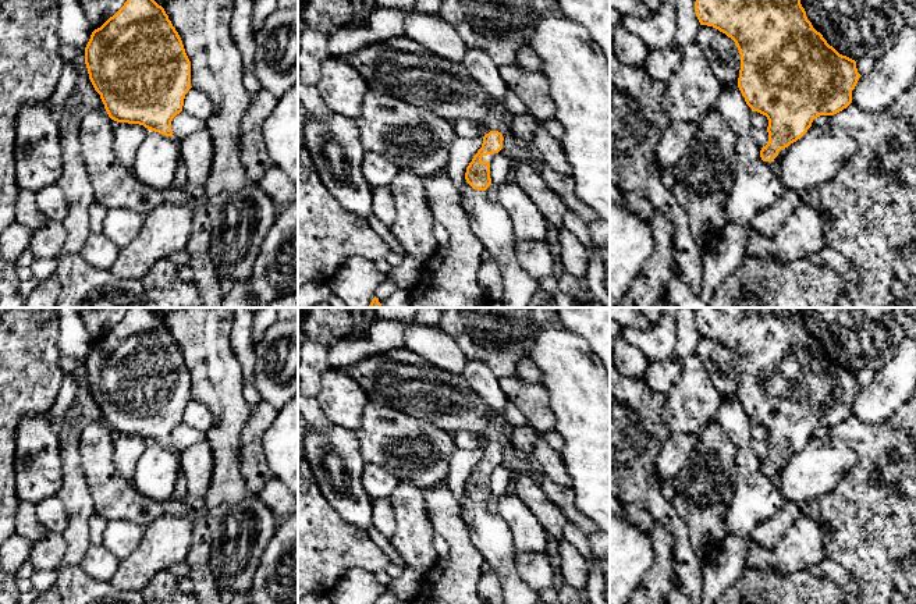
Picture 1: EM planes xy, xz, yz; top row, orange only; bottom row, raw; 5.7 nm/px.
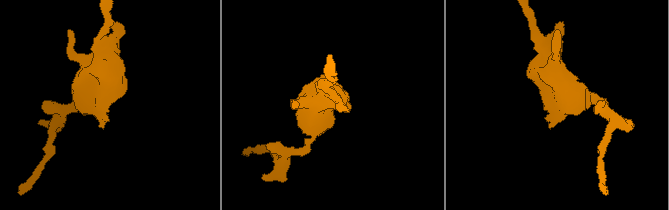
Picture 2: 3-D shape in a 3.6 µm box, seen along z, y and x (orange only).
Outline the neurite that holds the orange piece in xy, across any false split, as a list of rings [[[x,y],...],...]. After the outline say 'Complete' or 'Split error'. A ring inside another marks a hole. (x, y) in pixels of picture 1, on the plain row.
[[[129,308],[113,328],[92,344],[85,359],[85,376],[111,431],[174,448],[171,433],[182,423],[185,406],[192,399],[191,373],[164,320],[150,308]]]. Complete

